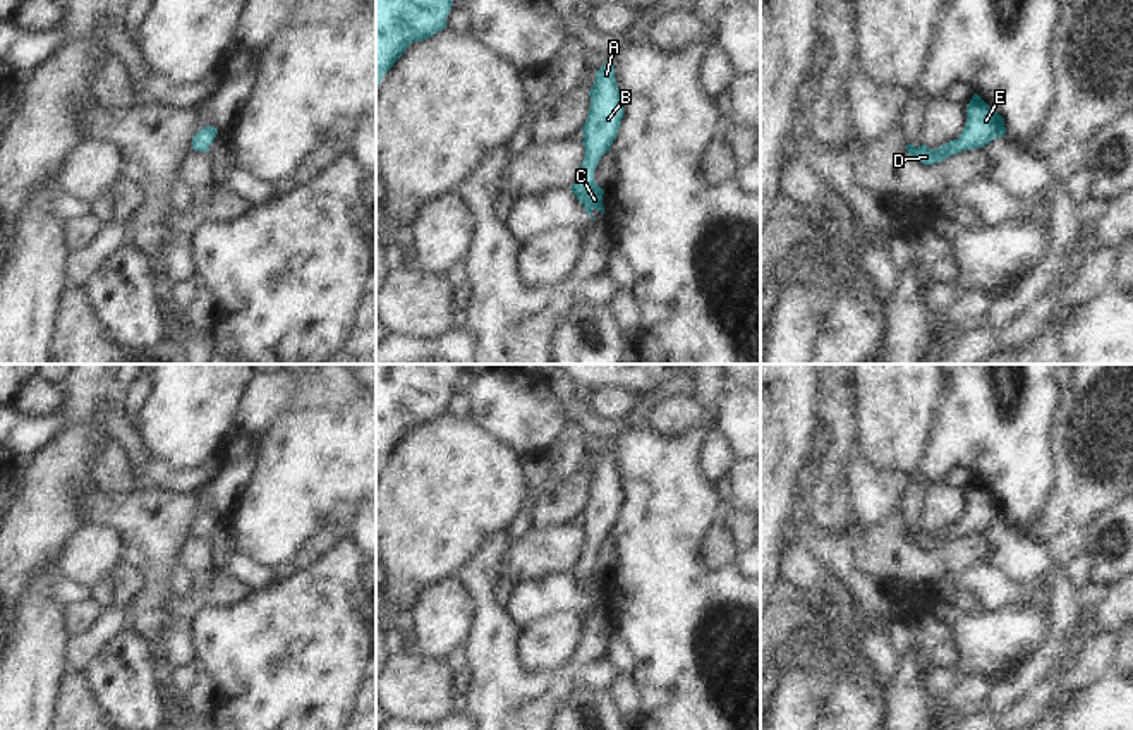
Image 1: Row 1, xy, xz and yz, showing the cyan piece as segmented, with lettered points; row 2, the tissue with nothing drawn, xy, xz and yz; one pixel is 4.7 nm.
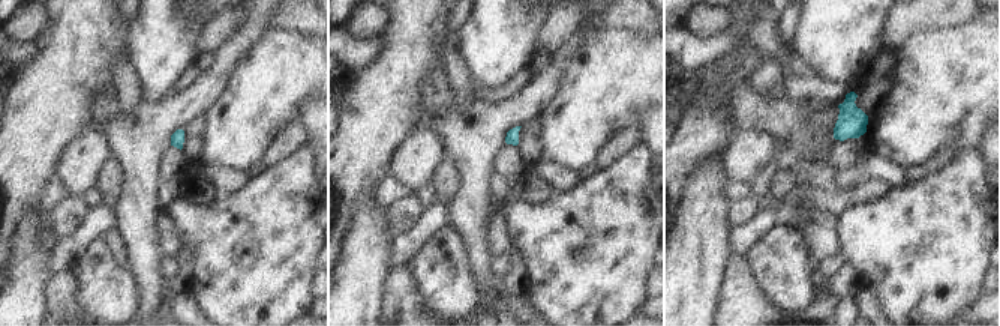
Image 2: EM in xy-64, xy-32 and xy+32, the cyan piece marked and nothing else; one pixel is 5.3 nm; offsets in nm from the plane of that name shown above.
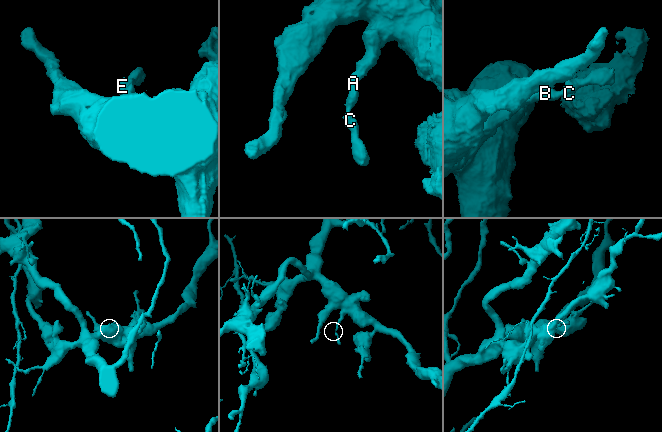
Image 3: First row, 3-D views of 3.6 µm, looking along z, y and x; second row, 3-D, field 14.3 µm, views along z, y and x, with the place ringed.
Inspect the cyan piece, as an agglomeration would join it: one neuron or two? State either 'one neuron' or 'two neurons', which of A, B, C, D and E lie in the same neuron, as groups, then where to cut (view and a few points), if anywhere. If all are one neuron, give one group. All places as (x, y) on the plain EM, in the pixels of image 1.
one neuron; groups A B C D E; cut none

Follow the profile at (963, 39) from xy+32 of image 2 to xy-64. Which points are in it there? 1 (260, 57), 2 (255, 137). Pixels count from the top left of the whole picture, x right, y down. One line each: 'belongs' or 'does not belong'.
1: belongs
2: belongs

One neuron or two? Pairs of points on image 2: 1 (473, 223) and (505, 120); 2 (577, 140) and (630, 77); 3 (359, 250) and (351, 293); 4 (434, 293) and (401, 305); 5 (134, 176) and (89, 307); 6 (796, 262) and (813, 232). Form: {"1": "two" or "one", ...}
{"1": "one", "2": "one", "3": "one", "4": "two", "5": "two", "6": "two"}

